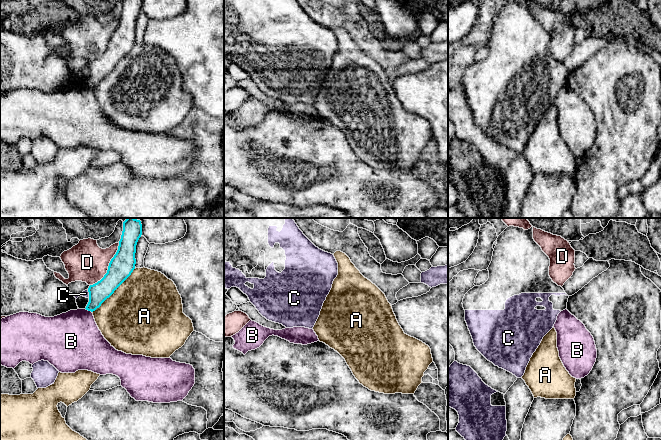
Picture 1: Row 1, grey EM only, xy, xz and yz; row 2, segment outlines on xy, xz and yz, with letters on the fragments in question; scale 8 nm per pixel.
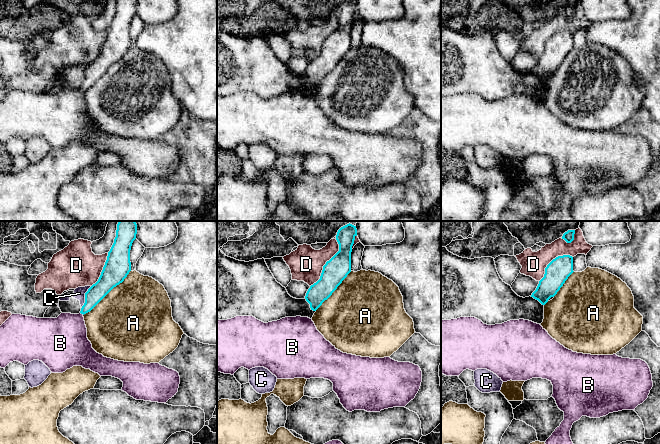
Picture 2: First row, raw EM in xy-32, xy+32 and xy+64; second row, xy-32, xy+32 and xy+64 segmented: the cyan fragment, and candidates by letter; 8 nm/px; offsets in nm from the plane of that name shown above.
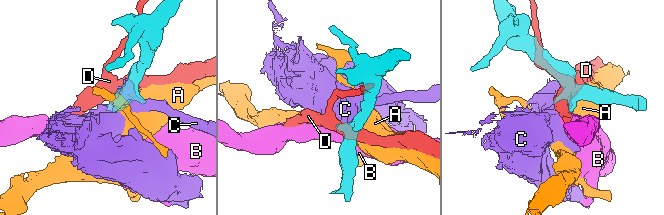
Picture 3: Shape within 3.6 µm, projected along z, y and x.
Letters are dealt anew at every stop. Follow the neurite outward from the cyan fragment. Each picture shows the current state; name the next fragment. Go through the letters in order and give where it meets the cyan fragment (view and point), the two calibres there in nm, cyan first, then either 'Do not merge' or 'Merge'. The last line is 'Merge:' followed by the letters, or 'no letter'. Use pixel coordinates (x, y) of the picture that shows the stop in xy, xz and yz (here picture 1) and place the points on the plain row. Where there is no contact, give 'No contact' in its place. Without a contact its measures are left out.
A: Touches cyan at xy (115, 65). Thickness 200 nm (cyan) against 500 nm. Do not merge
B: Touches cyan at xy (88, 86). Thickness 160 nm (cyan) against 420 nm. Do not merge
C: Touches cyan at xy (89, 69). Thickness 160 nm (cyan) against 50 nm. Do not merge
D: Touches cyan at xy (108, 42). Thickness 200 nm (cyan) against 320 nm. Do not merge
Merge: no letter

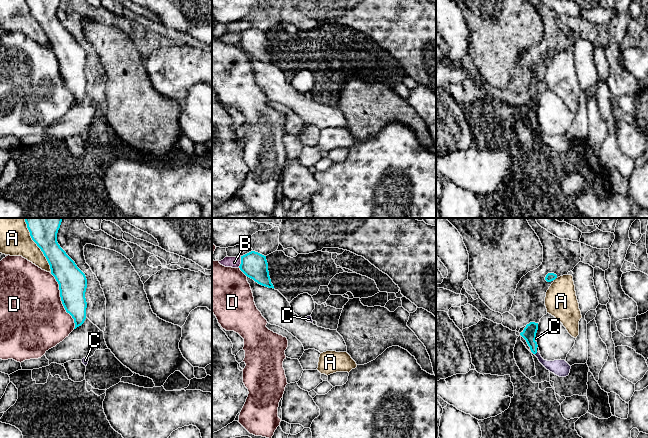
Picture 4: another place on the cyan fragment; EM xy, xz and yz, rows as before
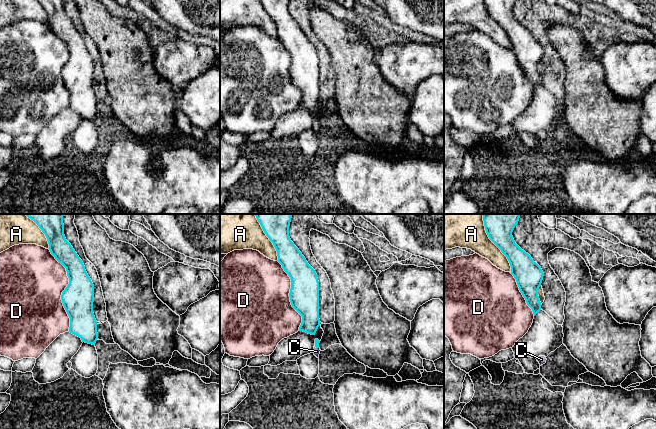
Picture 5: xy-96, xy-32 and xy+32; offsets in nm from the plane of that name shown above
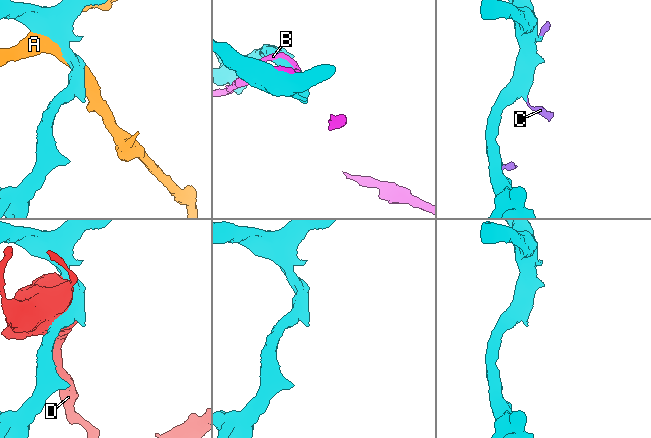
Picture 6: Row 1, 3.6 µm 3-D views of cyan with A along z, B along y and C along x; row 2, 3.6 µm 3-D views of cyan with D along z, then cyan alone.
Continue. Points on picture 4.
A: Touches cyan at xy (39, 23). Thickness 190 nm (cyan) against 260 nm. Do not merge
B: Touches cyan at xz (241, 38). Thickness 220 nm (cyan) against 90 nm. Do not merge
C: Touches cyan at yz (535, 129). Thickness 110 nm (cyan) against 140 nm. Merge
D: Touches cyan at xy (61, 76). Thickness 220 nm (cyan) against 500 nm. Do not merge
Merge: C

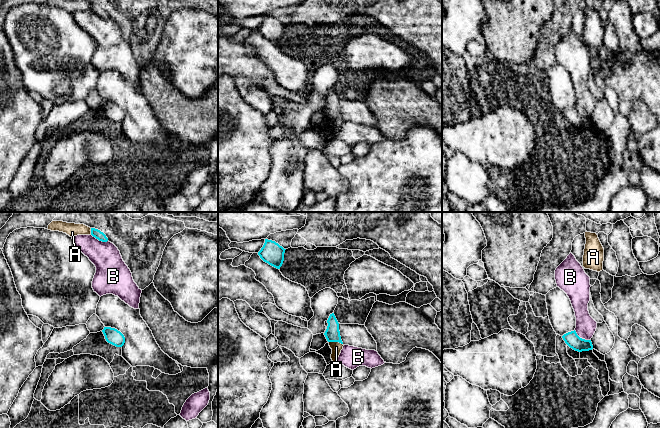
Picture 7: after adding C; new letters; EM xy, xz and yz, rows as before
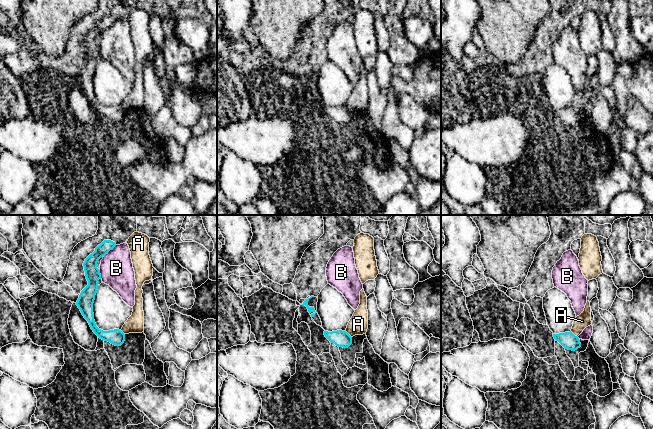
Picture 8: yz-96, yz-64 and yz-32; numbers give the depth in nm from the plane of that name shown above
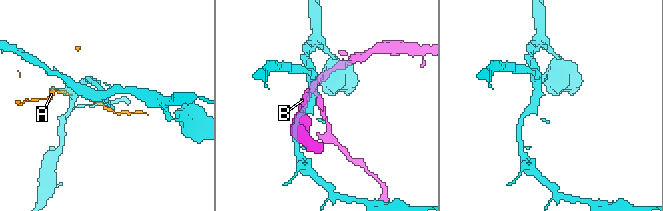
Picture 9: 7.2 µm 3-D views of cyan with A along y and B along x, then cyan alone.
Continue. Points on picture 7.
A: Touches cyan at xz (335, 117). Thickness 120 nm (cyan) against 90 nm. Do not merge
B: Touches cyan at yz (581, 114). Thickness 110 nm (cyan) against 160 nm. Do not merge
Merge: no letter

